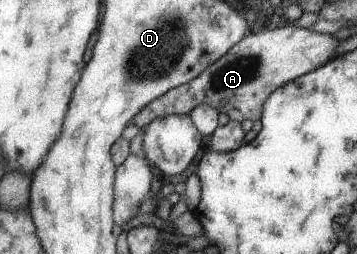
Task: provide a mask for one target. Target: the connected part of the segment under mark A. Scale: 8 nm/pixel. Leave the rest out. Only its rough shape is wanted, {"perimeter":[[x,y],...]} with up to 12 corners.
{"perimeter":[[294,23],[249,33],[194,80],[151,101],[139,128],[202,104],[258,121],[341,41]]}

